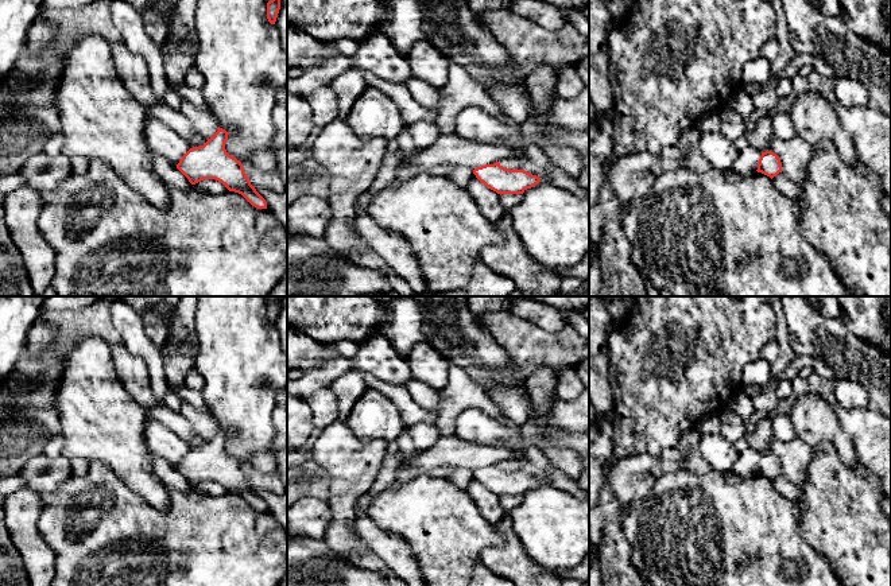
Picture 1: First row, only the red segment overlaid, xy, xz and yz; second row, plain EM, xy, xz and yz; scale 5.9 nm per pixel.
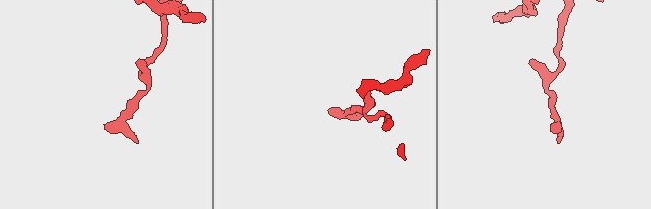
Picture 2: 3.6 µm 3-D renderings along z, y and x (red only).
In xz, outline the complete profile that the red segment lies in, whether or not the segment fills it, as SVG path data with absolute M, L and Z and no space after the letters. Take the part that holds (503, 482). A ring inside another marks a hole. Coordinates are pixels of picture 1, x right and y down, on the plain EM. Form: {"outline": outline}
{"outline": "M499 463L473 471L476 480L497 496L523 496L541 484L541 480L524 471L504 470Z"}

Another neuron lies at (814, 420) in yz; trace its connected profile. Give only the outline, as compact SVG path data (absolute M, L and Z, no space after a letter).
M807 392L797 397L789 416L795 436L807 446L814 447L826 441L847 466L852 469L861 466L848 434L842 431L837 420L833 405L817 392Z

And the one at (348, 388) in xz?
M350 370L340 376L330 387L338 401L337 422L345 423L353 405L367 392L368 387L361 370Z

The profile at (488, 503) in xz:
M473 474L466 492L488 523L495 525L508 516L508 512L500 504L500 496L481 485Z

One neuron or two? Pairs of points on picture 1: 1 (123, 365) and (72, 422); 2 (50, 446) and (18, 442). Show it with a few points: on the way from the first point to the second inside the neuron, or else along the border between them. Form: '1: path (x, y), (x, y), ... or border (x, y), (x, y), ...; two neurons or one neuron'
1: border (109, 346), (115, 372), (124, 389), (134, 399); two neurons
2: border (59, 434), (53, 435), (42, 451); two neurons

